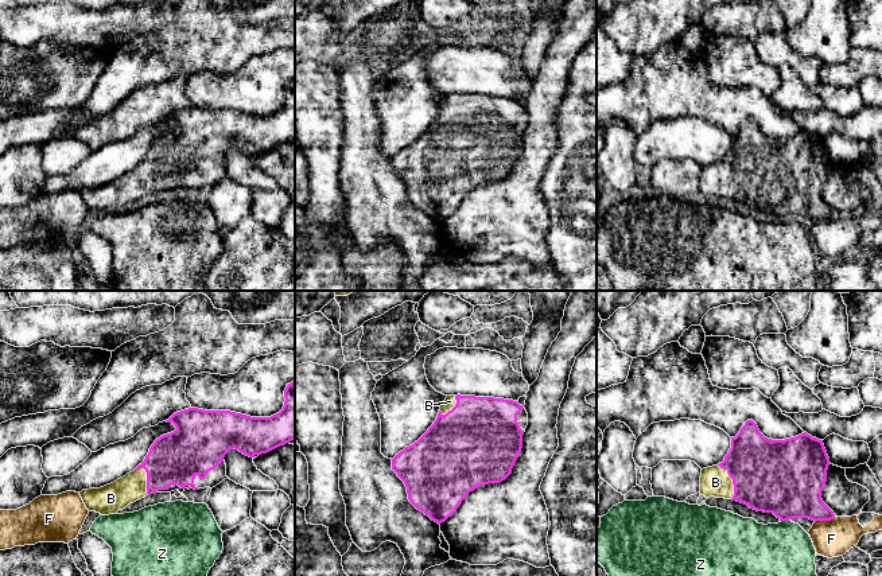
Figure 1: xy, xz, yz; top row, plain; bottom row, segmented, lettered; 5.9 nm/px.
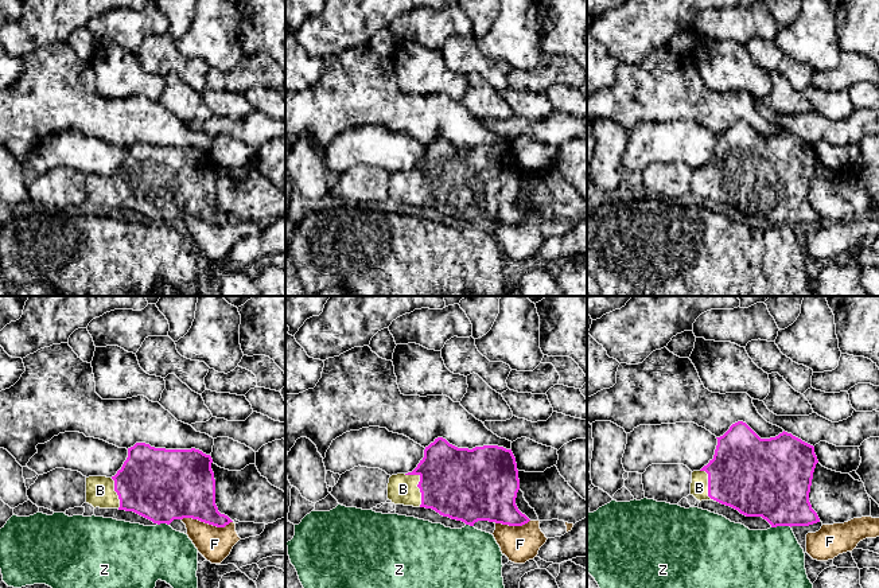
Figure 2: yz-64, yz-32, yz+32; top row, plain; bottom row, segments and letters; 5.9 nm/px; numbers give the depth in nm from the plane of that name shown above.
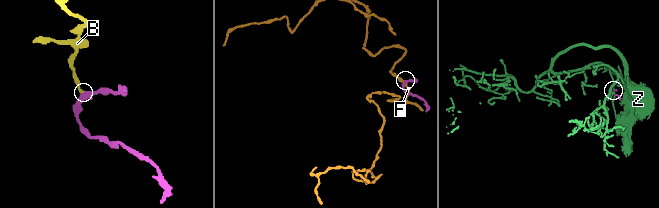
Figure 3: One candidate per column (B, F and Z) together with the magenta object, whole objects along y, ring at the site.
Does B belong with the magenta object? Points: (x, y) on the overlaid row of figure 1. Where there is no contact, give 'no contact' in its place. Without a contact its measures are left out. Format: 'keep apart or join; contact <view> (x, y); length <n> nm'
join; contact yz (733, 481); length 220 nm

